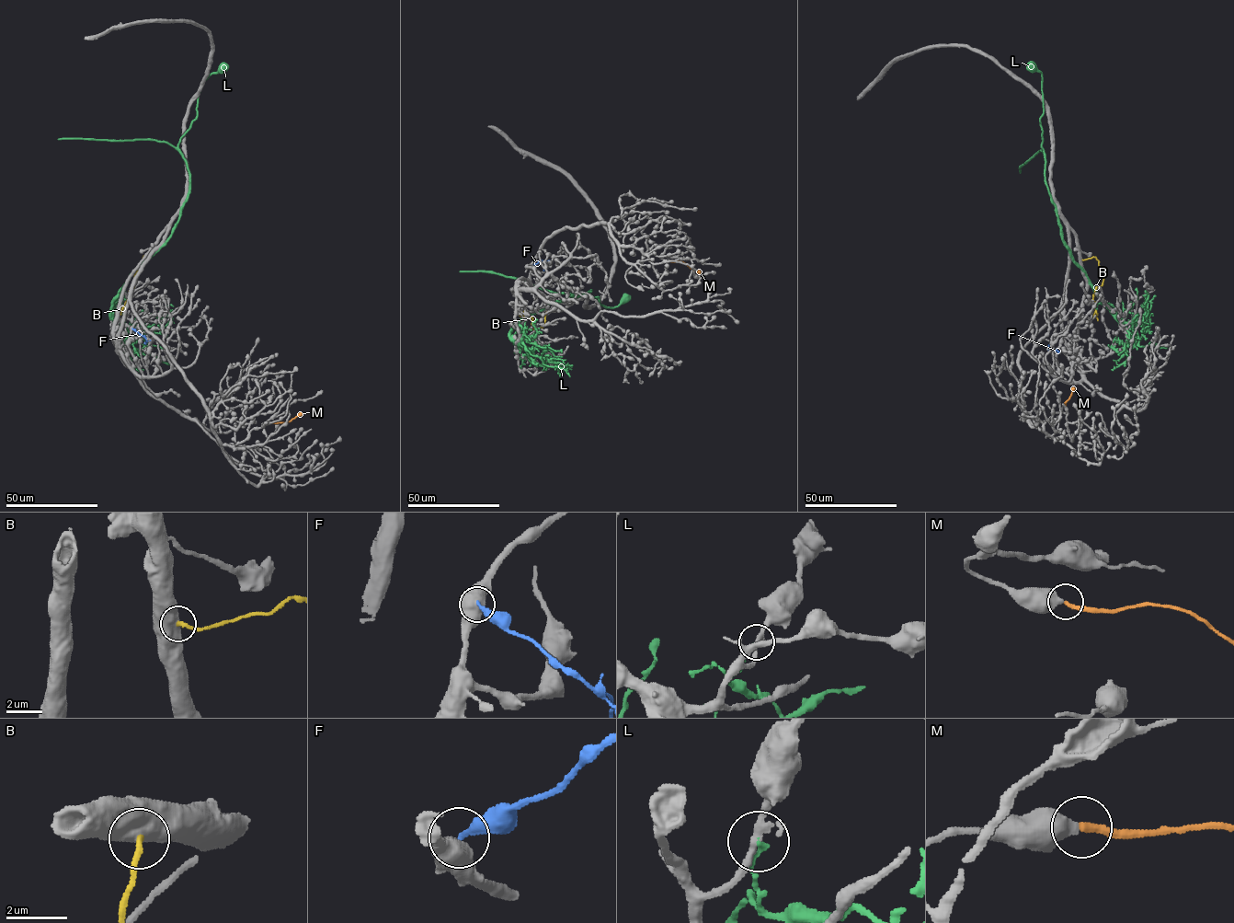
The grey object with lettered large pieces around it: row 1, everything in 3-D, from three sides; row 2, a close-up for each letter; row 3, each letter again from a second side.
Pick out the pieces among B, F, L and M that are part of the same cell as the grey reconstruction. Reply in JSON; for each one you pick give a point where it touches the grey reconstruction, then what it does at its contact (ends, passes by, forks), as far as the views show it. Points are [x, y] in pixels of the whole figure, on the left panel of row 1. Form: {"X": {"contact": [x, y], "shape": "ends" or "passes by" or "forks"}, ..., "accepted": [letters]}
{"M": {"contact": [272, 422], "shape": "ends"}, "accepted": ["M"]}

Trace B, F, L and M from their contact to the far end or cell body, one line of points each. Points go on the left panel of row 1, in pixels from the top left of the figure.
B: (146, 256), (134, 276), (133, 288), (120, 315)
F: (131, 328), (145, 338), (144, 343)
L: (141, 322), (142, 330), (124, 340), (111, 303), (171, 234), (189, 190), (187, 161), (154, 140), (58, 139)
M: (271, 422), (289, 421), (302, 413)

